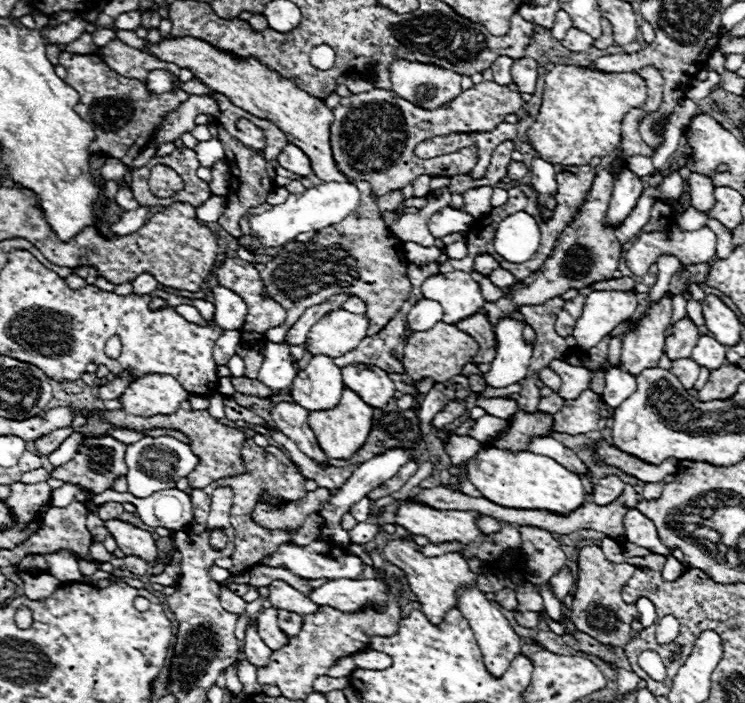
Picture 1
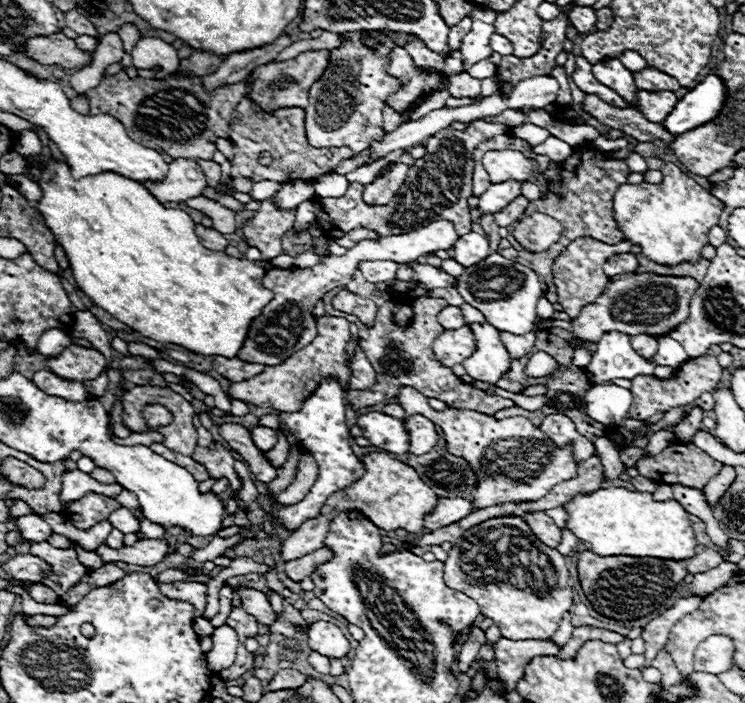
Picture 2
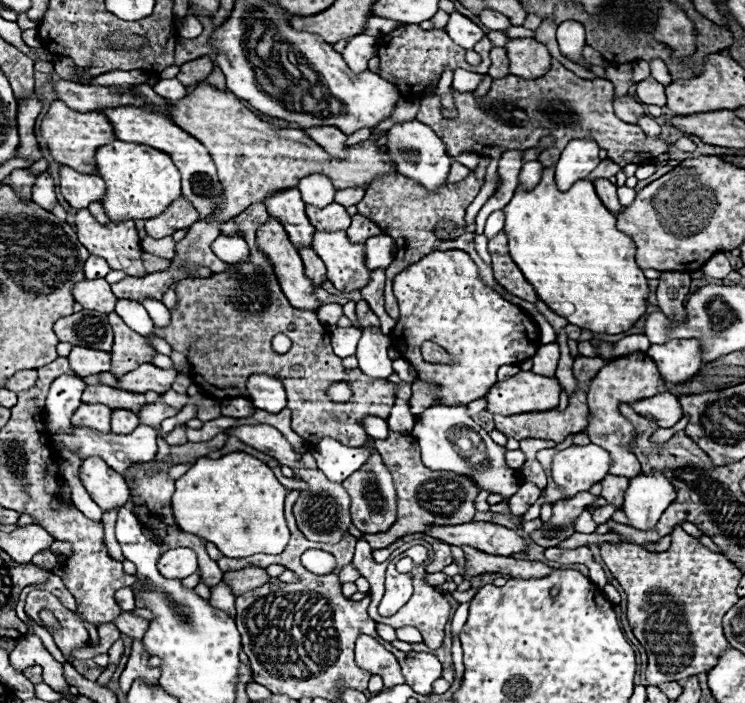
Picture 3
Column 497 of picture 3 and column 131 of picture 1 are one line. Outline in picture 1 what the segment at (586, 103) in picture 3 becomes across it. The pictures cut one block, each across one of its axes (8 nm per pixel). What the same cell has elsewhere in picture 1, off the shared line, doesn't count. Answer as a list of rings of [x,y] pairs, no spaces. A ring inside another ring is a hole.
[[[62,50],[58,58],[66,68],[64,82],[80,96],[80,102],[74,106],[76,114],[80,114],[94,128],[96,138],[90,144],[90,152],[118,158],[126,166],[132,166],[132,160],[138,156],[138,152],[150,144],[162,116],[188,100],[188,94],[182,90],[160,96],[148,94],[140,80],[116,74],[102,62],[98,54],[70,54]]]

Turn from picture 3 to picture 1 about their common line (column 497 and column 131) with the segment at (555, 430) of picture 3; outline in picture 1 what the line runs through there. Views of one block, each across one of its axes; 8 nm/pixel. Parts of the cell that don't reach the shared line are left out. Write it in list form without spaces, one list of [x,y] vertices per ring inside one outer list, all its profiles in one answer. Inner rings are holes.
[[[188,402],[180,404],[180,410],[176,410],[174,414],[166,414],[166,416],[150,416],[150,418],[140,418],[140,416],[132,416],[132,414],[124,414],[122,410],[116,412],[106,412],[104,414],[108,422],[124,426],[128,430],[148,430],[148,428],[174,428],[184,432],[186,436],[190,436],[190,448],[192,452],[200,458],[200,464],[196,466],[196,470],[188,476],[188,484],[192,488],[204,488],[210,482],[224,478],[224,476],[232,476],[238,474],[240,470],[244,470],[242,464],[242,456],[240,456],[240,448],[244,442],[244,434],[238,428],[228,428],[222,426],[220,422],[216,422],[208,410],[192,410],[192,406]]]

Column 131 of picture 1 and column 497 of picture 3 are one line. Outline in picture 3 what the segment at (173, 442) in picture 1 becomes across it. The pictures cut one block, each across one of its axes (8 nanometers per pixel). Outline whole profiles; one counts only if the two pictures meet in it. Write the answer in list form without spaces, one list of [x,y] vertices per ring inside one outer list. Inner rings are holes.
[[[434,404],[426,408],[412,430],[414,438],[420,444],[422,450],[422,462],[430,470],[452,470],[456,474],[472,476],[482,490],[490,490],[492,494],[502,494],[504,498],[510,498],[520,488],[520,478],[516,470],[508,470],[504,466],[504,446],[498,446],[492,442],[488,432],[480,428],[470,416],[466,404],[446,406],[446,404]],[[472,438],[472,450],[466,454],[462,452],[462,446],[458,446],[458,440]]]

